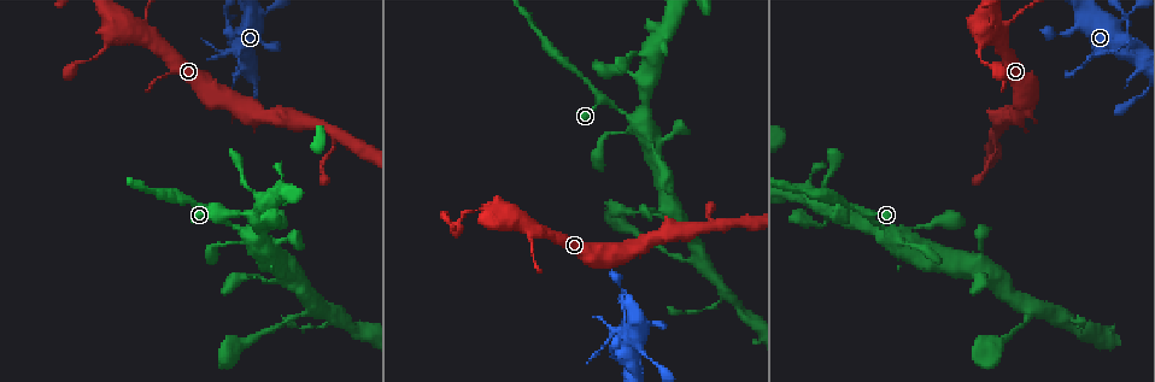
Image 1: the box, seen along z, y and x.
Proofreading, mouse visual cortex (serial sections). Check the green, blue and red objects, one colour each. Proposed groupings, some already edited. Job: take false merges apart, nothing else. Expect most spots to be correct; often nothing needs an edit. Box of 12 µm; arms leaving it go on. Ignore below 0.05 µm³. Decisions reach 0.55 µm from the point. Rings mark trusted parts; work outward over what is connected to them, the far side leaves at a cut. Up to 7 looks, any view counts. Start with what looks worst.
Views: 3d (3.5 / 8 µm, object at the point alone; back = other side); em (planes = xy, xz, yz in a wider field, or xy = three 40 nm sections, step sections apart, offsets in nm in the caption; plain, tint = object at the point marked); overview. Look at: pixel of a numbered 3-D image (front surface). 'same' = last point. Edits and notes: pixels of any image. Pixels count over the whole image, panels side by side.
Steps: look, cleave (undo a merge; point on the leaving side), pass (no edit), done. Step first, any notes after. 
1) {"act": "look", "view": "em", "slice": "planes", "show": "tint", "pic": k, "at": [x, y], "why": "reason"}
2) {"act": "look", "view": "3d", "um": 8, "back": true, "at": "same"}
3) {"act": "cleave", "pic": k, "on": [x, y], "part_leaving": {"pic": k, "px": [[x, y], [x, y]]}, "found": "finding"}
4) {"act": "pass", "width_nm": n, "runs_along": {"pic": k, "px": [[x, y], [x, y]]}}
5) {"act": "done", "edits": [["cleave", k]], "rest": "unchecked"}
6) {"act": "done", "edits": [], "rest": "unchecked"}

{"act": "look", "view": "3d", "um": 3.5, "pic": 1, "at": [889, 234], "why": "narrows sharply"}

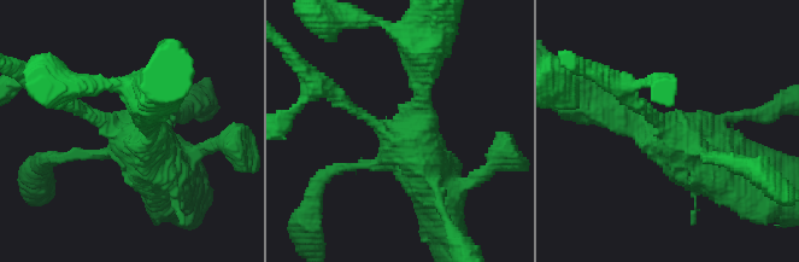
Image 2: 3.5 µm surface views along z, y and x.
{"act": "look", "view": "em", "slice": "xy", "step": 3, "show": "tint", "pic": 2, "at": [115, 133], "why": "shape alone is not enough"}

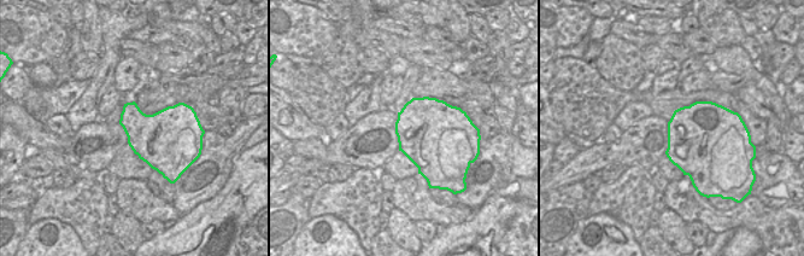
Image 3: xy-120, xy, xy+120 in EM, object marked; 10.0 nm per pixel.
{"act": "pass", "runs_along": {"pic": 2, "px": [[345, 102], [419, 155], [438, 201]]}, "found": "one cell here"}

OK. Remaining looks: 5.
{"act": "look", "view": "3d", "um": 3.5, "pic": 1, "at": [1006, 27], "why": "sudden change in width"}

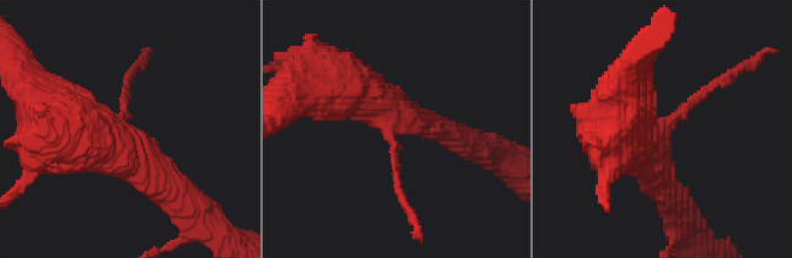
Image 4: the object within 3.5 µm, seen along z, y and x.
{"act": "look", "view": "em", "slice": "xy", "step": 3, "show": "tint", "pic": 4, "at": [120, 121], "arms": 3, "arm_widths_nm": [100, 400, 700]}

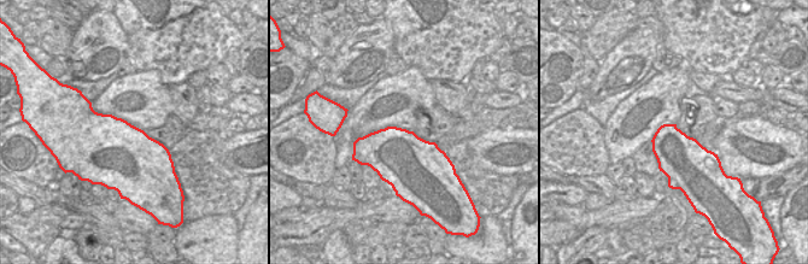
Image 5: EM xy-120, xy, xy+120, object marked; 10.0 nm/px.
{"act": "pass", "runs_along": {"pic": 4, "px": [[658, 175], [643, 145], [732, 75]]}, "found": "all the same cell"}

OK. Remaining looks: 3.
{"act": "look", "view": "3d", "um": 3.5, "pic": 1, "at": [616, 356], "why": "sudden change in width"}

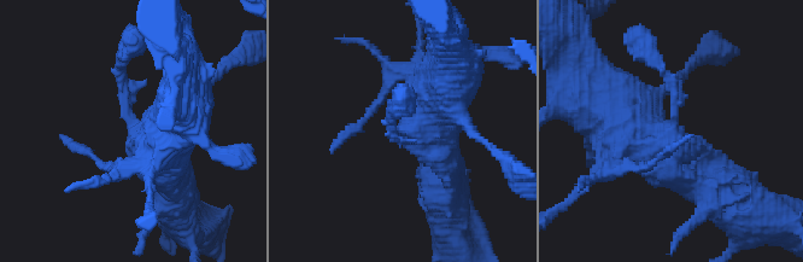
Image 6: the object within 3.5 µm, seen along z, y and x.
{"act": "look", "view": "em", "slice": "xy", "step": 1, "show": "tint", "pic": 6, "at": [672, 123], "arm_widths_nm": [150, 500], "why": "now the EM"}

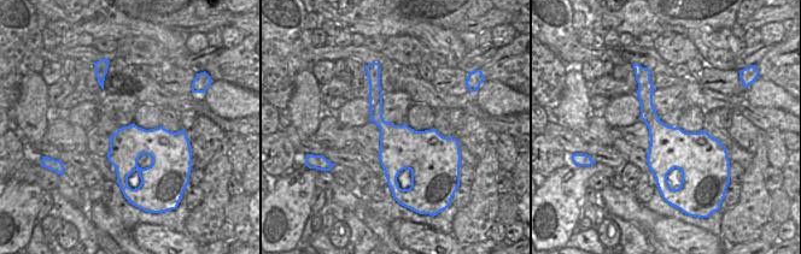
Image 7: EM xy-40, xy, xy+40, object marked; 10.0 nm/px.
{"act": "pass", "found": "continuous, no second cell"}

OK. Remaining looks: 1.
{"act": "done", "edits": [], "rest": "unchecked"}

